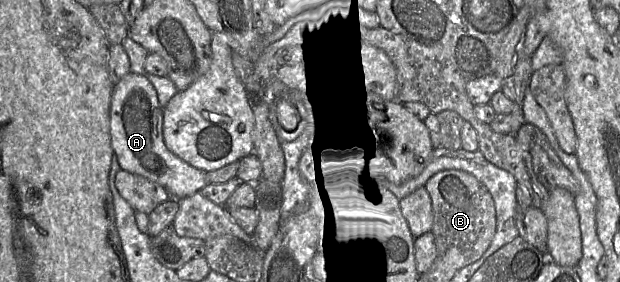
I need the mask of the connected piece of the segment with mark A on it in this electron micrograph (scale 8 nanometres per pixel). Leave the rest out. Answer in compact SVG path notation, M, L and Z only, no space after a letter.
M131 71L114 84L110 103L110 136L121 169L163 186L170 199L184 199L200 192L207 184L214 184L207 181L206 172L191 166L166 147L163 107L154 85L145 75Z

